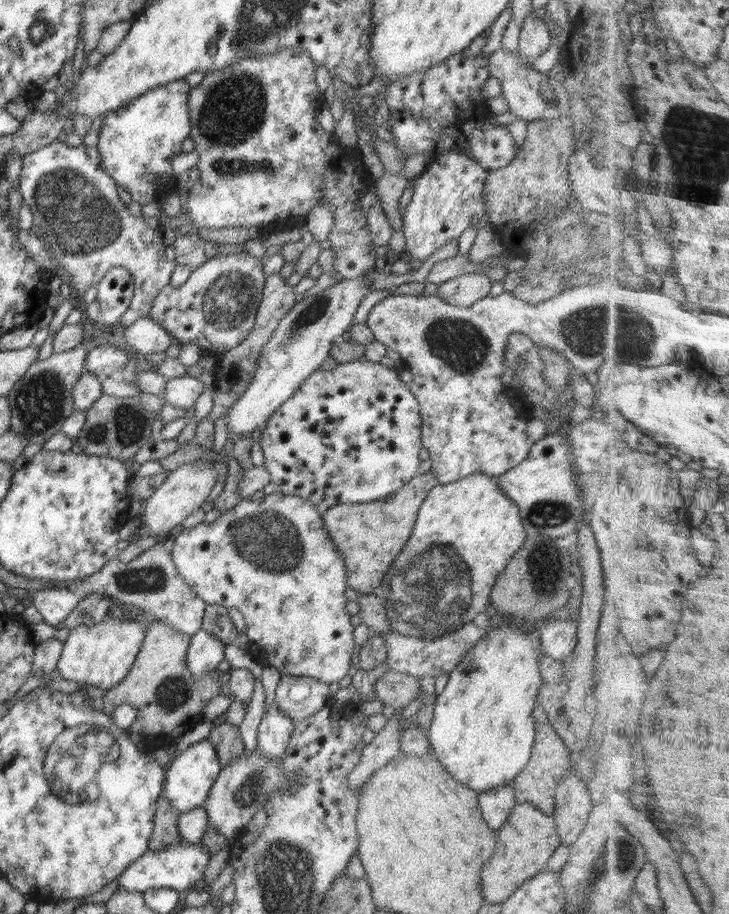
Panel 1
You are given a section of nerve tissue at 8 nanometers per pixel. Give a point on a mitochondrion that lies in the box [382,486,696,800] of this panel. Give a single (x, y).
(436, 594)

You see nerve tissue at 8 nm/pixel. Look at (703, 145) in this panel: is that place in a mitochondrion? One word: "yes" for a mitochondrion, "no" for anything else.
yes

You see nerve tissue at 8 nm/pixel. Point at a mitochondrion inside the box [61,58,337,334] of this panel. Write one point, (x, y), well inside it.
(233, 111)

